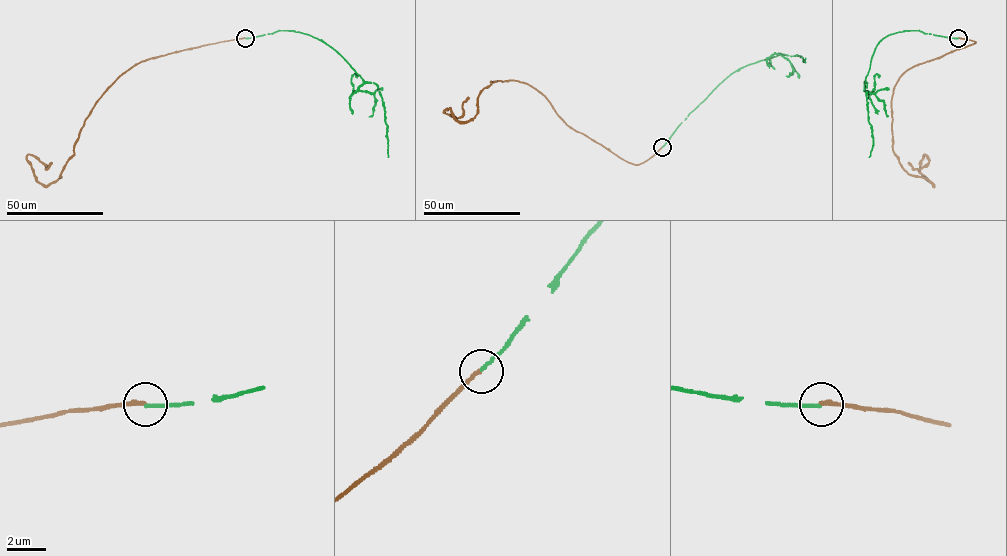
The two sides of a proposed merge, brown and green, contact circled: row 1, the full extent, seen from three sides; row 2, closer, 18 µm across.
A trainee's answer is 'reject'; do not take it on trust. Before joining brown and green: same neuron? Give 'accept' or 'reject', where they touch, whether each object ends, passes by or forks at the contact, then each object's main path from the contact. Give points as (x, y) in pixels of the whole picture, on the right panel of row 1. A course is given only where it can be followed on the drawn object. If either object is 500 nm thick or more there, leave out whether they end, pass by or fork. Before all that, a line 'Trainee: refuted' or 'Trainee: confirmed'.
Trainee: confirmed
reject; at (958, 38); brown ends there; green ends there; brown runs (958, 38), (976, 42), (907, 69), (893, 90), (893, 152), (933, 185), (924, 154), (919, 169), (908, 162); green runs (958, 38), (903, 31), (884, 37), (876, 46), (865, 79), (868, 121), (873, 138), (869, 157)

